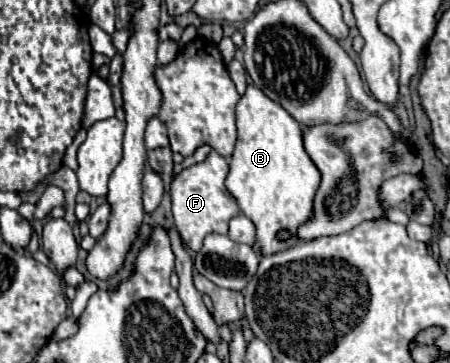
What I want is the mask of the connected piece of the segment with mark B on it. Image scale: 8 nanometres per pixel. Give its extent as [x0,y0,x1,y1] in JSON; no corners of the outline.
[225,84,321,256]

